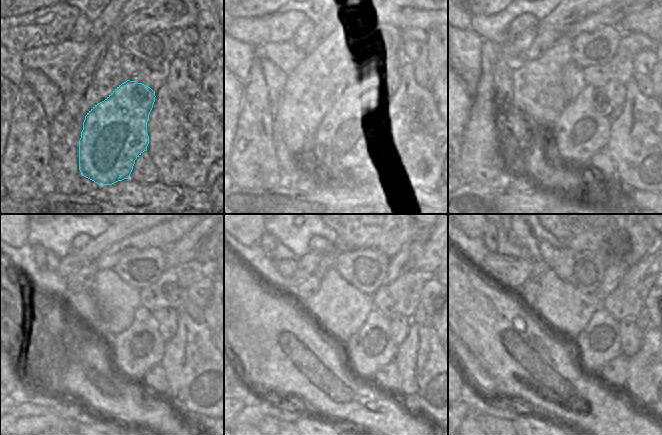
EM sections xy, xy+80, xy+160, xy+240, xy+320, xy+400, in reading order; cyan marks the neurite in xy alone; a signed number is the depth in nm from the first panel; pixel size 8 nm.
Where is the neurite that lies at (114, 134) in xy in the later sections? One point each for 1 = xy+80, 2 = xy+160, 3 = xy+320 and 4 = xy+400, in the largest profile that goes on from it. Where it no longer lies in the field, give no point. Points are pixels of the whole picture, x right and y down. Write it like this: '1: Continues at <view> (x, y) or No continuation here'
1: Continues at xy+80 (346, 133)
2: Continues at xy+160 (582, 129)
3: Continues at xy+320 (372, 347)
4: Continues at xy+400 (600, 341)

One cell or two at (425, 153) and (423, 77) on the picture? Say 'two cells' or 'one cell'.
two cells

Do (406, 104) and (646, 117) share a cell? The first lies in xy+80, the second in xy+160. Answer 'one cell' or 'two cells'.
one cell

